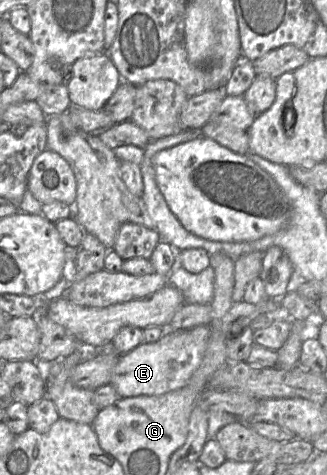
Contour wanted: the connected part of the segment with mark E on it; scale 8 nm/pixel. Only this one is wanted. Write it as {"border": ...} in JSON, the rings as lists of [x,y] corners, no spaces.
{"border":[[[209,325],[186,330],[166,330],[154,343],[144,341],[134,350],[120,355],[113,370],[110,385],[121,398],[159,396],[184,387],[201,363],[210,338]]]}

